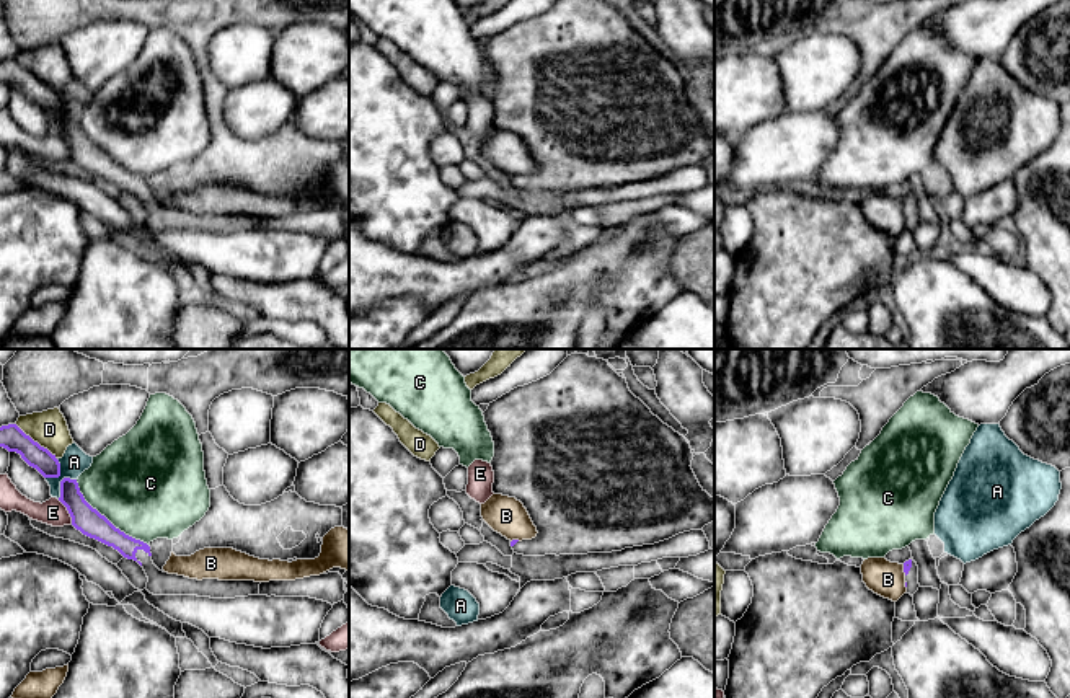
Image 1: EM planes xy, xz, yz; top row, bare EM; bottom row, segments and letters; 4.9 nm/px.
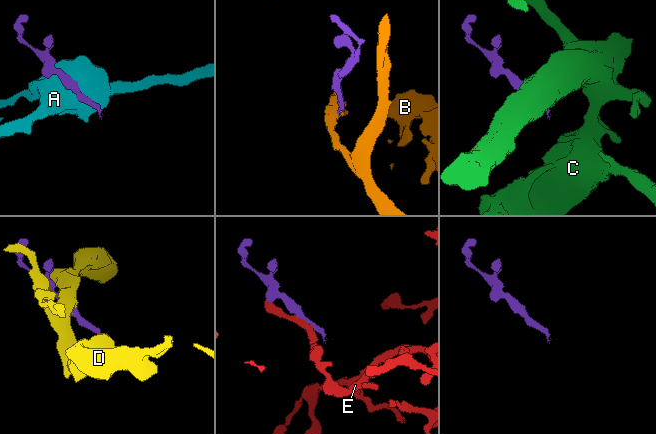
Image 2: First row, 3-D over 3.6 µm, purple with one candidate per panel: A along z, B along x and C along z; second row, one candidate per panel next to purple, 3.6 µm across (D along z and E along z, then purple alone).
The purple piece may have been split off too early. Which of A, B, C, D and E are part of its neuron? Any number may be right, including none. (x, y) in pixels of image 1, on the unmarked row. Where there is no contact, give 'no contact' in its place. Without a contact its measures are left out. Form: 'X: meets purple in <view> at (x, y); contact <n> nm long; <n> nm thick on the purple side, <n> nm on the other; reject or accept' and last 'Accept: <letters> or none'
A: meets purple in xy at (61, 118); contact 140 nm long; 140 nm thick on the purple side, 130 nm on the other; reject
B: meets purple in yz at (904, 204); contact 60 nm long; 50 nm thick on the purple side, 180 nm on the other; reject
C: meets purple in xy at (105, 152); contact 480 nm long; 140 nm thick on the purple side, 500 nm on the other; reject
D: meets purple in xy at (36, 77); contact 280 nm long; 120 nm thick on the purple side, 180 nm on the other; reject
E: meets purple in xy at (67, 144); contact 140 nm long; 140 nm thick on the purple side, 130 nm on the other; reject
Accept: none

